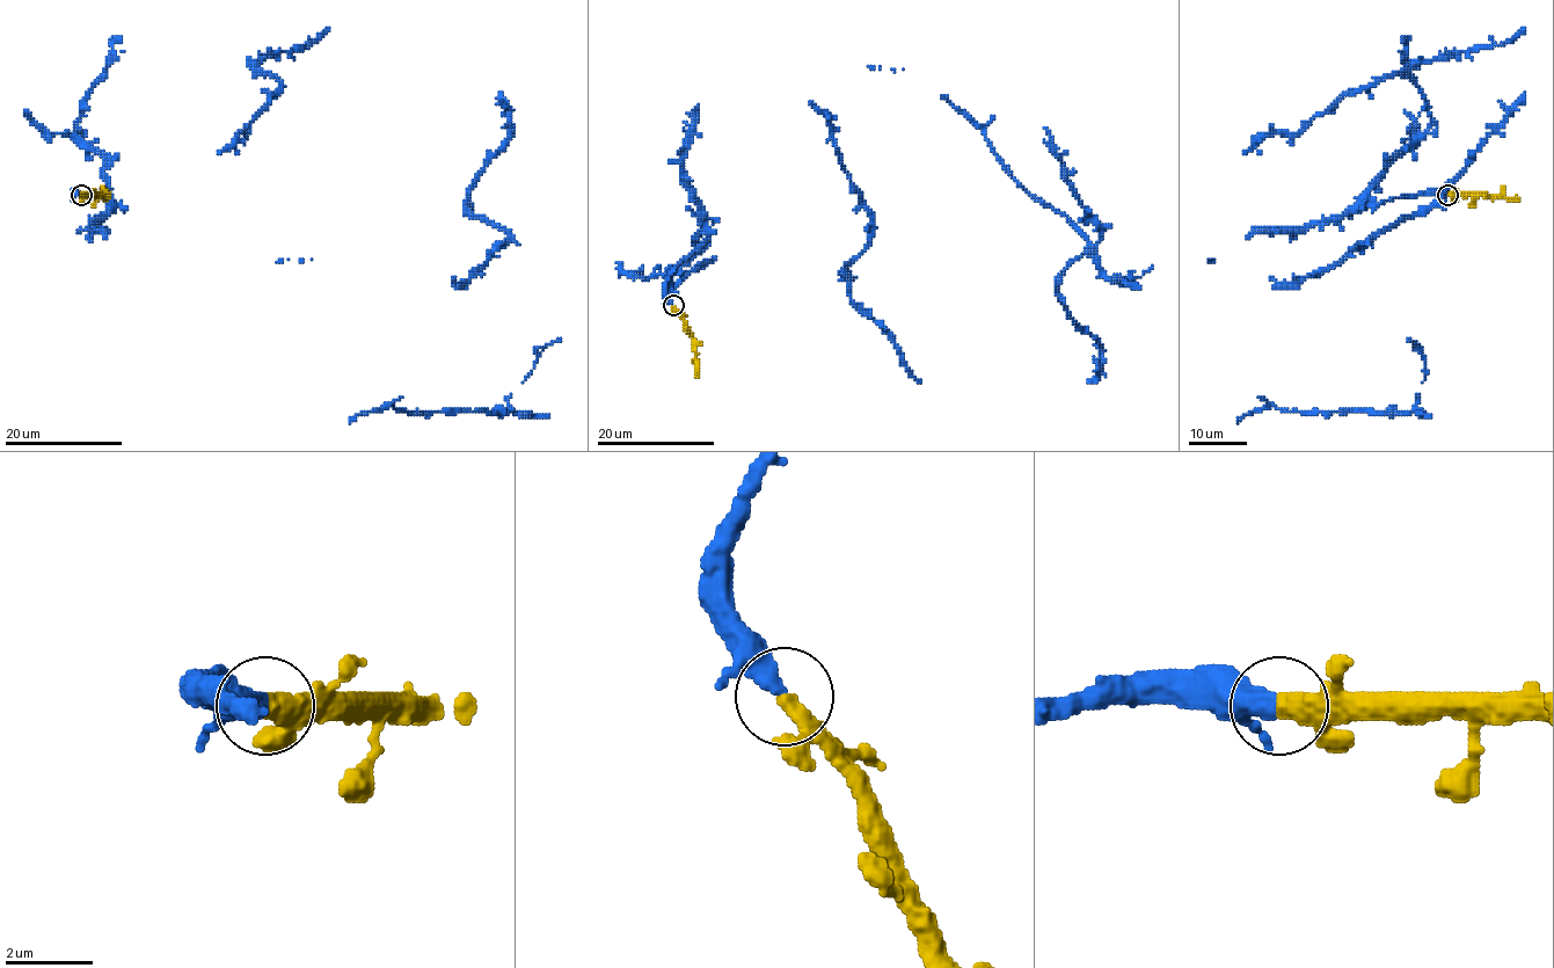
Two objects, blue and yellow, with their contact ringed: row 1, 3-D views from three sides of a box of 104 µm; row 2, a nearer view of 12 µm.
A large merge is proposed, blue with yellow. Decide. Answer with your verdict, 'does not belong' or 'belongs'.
belongs

